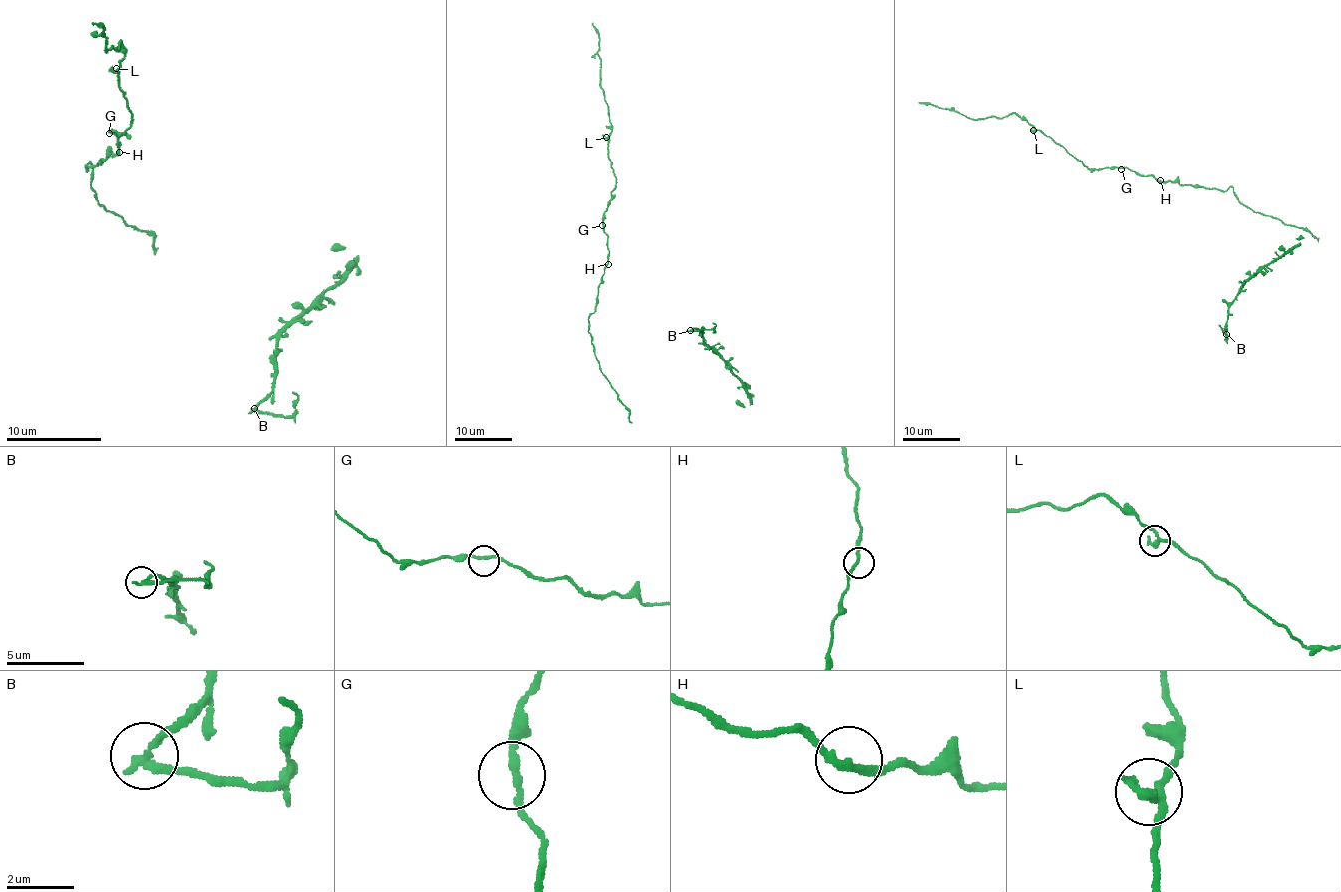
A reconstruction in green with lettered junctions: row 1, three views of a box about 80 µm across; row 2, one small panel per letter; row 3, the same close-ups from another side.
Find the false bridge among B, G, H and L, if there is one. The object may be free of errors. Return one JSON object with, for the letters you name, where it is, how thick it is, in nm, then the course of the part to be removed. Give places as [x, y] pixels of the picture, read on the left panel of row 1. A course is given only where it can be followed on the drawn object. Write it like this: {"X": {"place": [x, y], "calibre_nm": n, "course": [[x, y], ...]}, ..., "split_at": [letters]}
{"B": {"place": [254, 408], "calibre_nm": 240, "course": [[255, 408], [274, 415], [293, 415], [298, 396], [293, 391]]}, "split_at": ["B"]}

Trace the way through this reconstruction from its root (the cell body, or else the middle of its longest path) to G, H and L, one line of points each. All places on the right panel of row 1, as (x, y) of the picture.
G: (1242, 203), (1230, 186), (1226, 190), (1217, 190), (1160, 181), (1151, 176), (1137, 174), (1127, 167), (1121, 169)
H: (1242, 203), (1230, 186), (1226, 190), (1217, 190), (1160, 180)
L: (1242, 203), (1230, 186), (1217, 190), (1160, 181), (1127, 167), (1088, 169), (1049, 137), (1033, 130)

